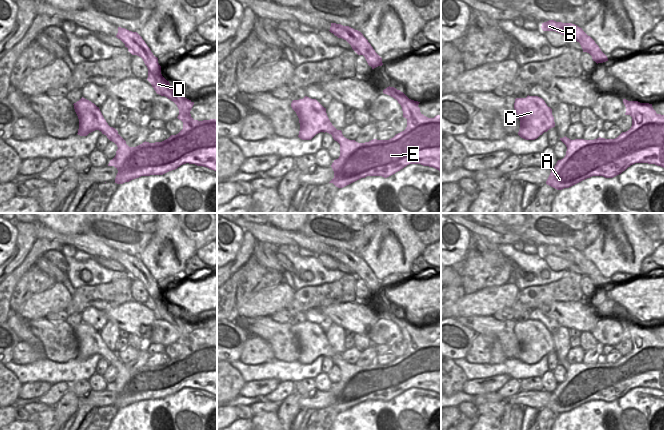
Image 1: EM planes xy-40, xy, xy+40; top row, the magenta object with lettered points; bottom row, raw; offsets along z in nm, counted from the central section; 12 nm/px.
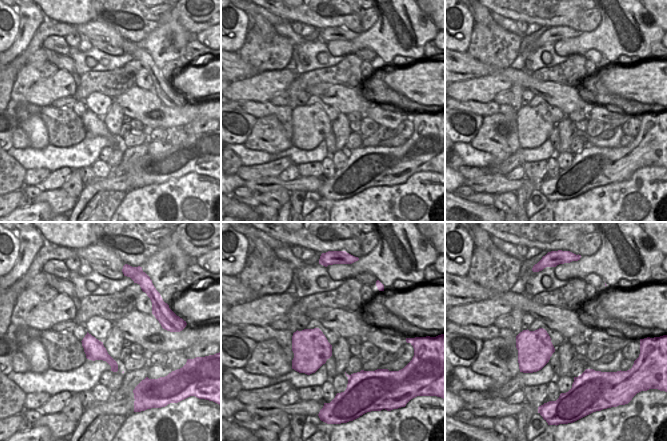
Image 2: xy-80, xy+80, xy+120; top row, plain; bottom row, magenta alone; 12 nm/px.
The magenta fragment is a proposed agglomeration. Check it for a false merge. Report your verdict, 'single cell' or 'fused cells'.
single cell

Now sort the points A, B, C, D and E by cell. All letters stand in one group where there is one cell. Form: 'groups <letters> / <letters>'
groups A B C D E

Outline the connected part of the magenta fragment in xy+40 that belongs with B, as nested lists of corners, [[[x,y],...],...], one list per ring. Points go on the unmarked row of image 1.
[[[549,244],[542,247],[541,252],[543,255],[555,255],[579,266],[583,276],[589,277],[592,280],[593,285],[597,288],[608,285],[607,280],[601,275],[595,265],[588,260],[582,252],[575,248]]]

